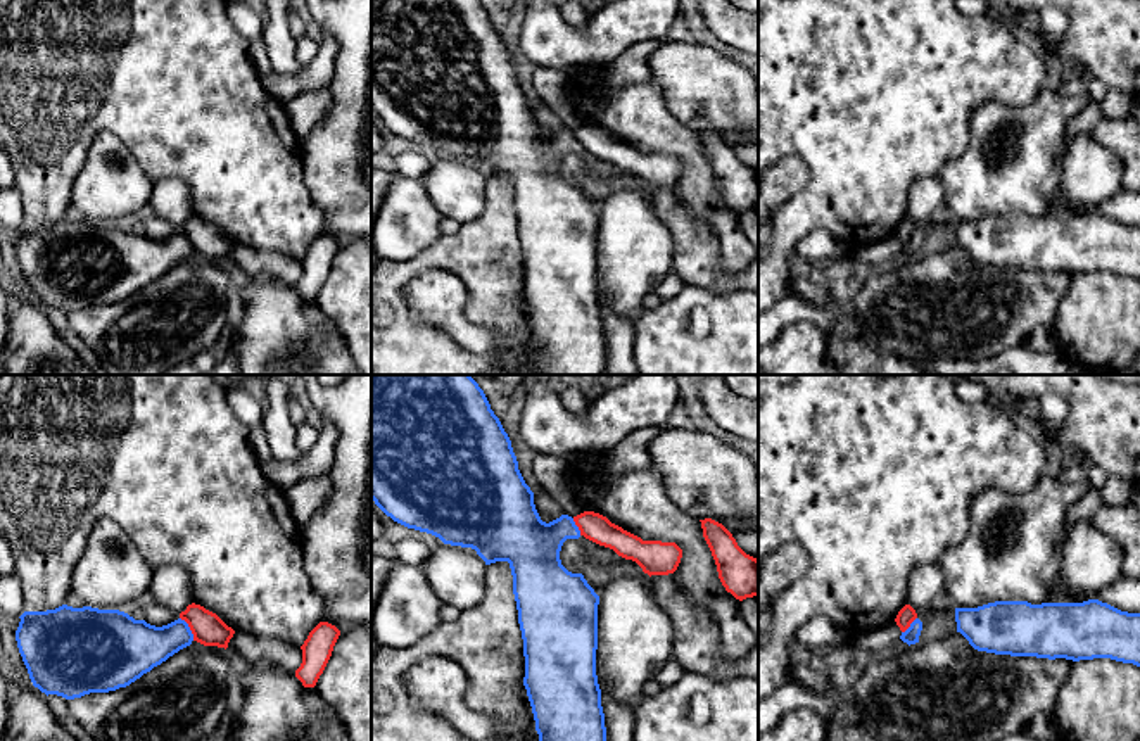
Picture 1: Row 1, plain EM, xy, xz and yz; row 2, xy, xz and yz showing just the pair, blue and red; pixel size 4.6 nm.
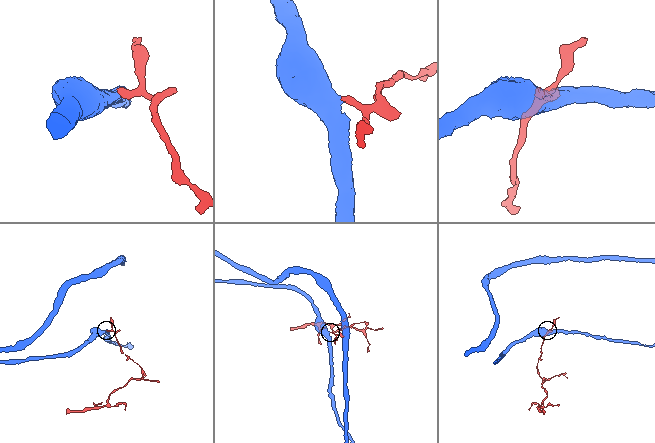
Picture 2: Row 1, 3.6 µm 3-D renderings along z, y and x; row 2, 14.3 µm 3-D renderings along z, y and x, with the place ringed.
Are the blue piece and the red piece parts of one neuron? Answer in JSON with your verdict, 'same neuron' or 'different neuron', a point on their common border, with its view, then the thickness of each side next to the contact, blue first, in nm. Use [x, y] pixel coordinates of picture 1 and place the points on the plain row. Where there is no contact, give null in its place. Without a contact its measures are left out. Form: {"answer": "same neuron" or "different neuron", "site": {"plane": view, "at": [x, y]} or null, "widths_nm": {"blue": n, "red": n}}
{"answer": "different neuron", "site": {"plane": "xy", "at": [189, 242]}, "widths_nm": {"blue": 240, "red": 150}}

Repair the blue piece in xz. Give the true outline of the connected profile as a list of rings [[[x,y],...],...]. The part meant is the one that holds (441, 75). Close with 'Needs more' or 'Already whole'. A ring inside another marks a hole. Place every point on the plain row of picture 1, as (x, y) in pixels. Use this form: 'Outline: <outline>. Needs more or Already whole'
Outline: [[[371,0],[371,112],[394,135],[420,145],[439,150],[444,157],[472,161],[485,174],[508,174],[513,188],[513,207],[518,223],[518,237],[523,252],[525,290],[523,299],[532,320],[535,344],[539,347],[537,368],[541,375],[605,375],[606,340],[601,320],[601,302],[596,288],[596,263],[598,263],[598,218],[599,209],[587,197],[582,187],[568,185],[560,173],[561,159],[567,152],[579,152],[580,143],[573,131],[561,128],[546,136],[541,133],[534,105],[525,97],[518,74],[511,60],[511,54],[504,45],[499,31],[491,22],[491,17],[480,0]]]. Already whole

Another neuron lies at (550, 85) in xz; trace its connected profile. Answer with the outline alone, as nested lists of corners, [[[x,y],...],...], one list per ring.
[[[537,67],[530,81],[539,100],[546,102],[560,116],[565,128],[573,131],[587,124],[567,92],[568,73],[553,67]]]

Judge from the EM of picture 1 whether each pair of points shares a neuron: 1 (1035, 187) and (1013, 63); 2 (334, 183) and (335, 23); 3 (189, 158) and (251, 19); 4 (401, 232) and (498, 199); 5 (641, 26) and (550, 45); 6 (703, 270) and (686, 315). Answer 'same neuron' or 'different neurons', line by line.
1: different neurons
2: same neuron
3: different neurons
4: different neurons
5: same neuron
6: different neurons

